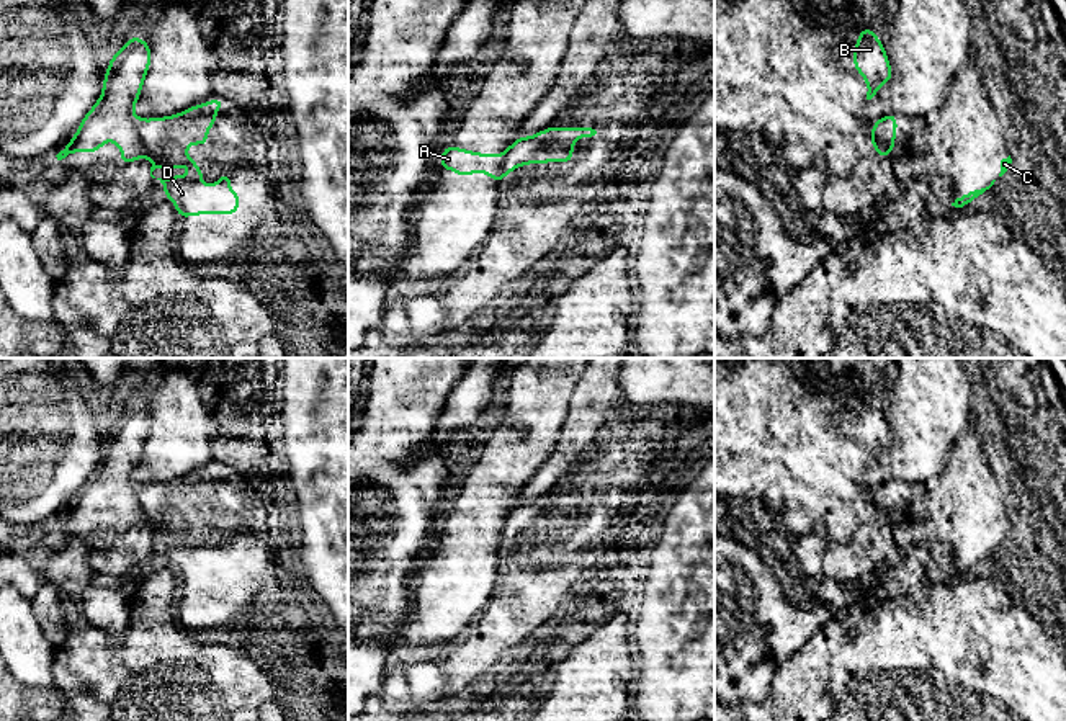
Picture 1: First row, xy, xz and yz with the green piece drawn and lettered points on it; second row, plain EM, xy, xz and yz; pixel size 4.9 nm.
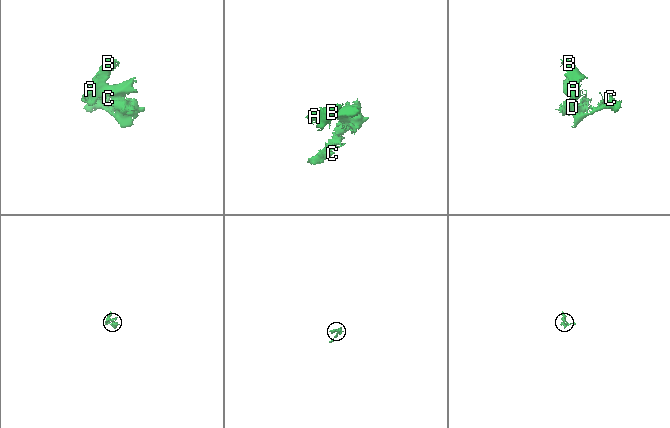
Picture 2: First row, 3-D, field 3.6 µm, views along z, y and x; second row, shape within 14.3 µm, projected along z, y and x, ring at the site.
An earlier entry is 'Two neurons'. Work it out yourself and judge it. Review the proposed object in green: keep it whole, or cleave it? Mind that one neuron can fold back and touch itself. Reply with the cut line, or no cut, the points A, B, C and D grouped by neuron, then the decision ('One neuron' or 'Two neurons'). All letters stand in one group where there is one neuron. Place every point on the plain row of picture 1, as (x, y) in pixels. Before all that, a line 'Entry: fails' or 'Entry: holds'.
Entry: holds
Split along xy (139, 486), (139, 504), (147, 520). Groups: A B / C D. Two neurons

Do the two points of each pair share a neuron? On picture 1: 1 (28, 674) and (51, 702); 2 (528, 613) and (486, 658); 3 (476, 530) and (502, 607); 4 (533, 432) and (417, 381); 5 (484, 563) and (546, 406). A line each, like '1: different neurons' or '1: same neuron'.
1: different neurons
2: same neuron
3: different neurons
4: different neurons
5: same neuron

